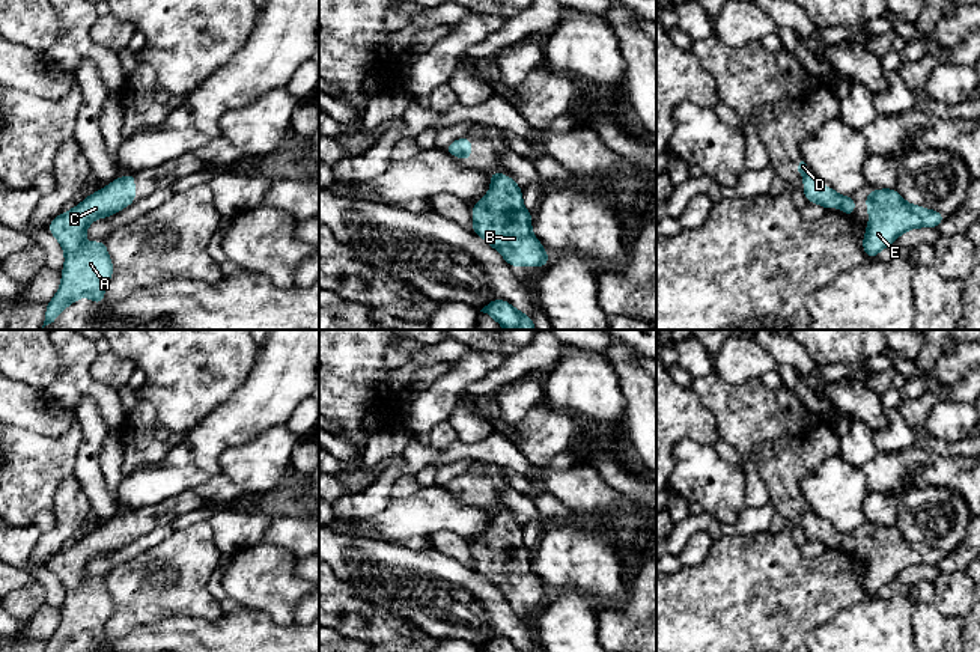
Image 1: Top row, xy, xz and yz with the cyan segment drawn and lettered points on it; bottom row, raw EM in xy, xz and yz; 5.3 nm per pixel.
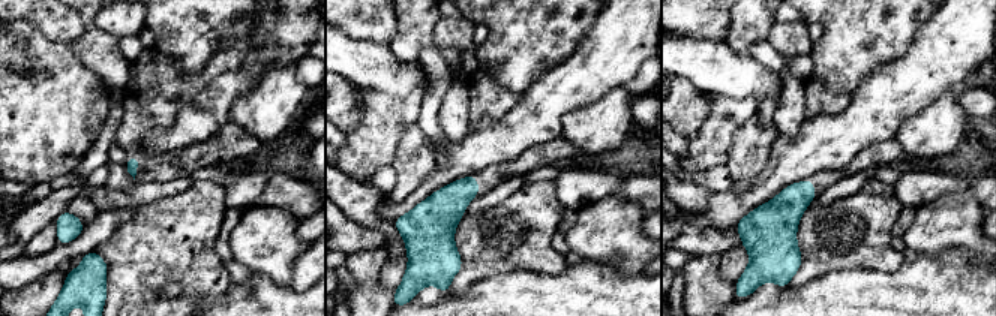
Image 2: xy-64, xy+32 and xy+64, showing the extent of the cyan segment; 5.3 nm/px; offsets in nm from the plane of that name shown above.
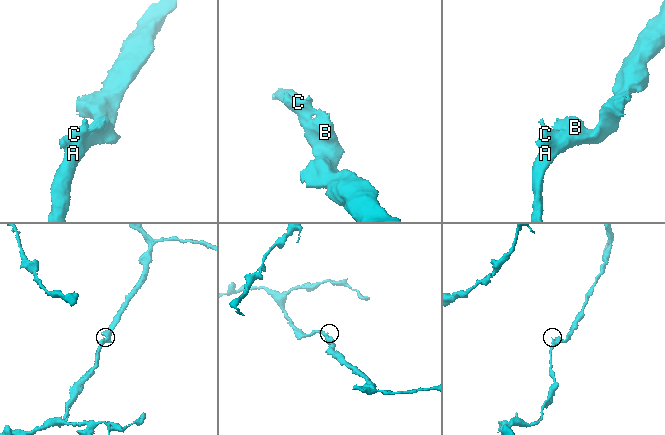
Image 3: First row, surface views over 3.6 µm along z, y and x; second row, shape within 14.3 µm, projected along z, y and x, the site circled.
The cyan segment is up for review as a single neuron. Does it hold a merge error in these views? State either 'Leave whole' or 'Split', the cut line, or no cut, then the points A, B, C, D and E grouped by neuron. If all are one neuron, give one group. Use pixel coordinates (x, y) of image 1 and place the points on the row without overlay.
Leave whole. No split. Groups: A B C D E

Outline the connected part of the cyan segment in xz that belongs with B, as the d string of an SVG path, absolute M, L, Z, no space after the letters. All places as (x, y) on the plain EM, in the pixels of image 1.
M491 510L491 526L471 545L473 571L492 583L510 604L545 604L549 592L531 569L531 556L522 541L522 526L512 513Z

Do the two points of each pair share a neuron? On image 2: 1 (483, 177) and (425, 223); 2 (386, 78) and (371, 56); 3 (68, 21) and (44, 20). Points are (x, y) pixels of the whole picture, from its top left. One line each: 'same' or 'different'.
1: same
2: same
3: same

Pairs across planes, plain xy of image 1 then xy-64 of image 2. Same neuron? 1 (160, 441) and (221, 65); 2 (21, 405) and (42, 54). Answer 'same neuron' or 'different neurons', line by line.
1: same neuron
2: different neurons

